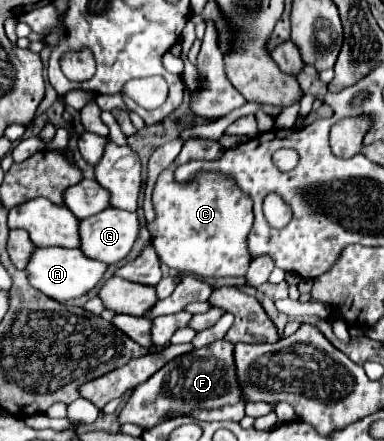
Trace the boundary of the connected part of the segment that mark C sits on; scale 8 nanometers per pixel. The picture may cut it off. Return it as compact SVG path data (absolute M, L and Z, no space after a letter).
M189 139L183 145L177 159L157 177L153 189L155 221L147 223L147 229L151 233L151 243L157 249L157 255L171 269L203 277L243 277L251 263L247 253L247 235L253 225L253 199L239 189L233 177L223 173L197 173L197 177L187 183L177 183L173 177L173 171L179 165L191 159L219 157L219 151L221 147L217 141Z

